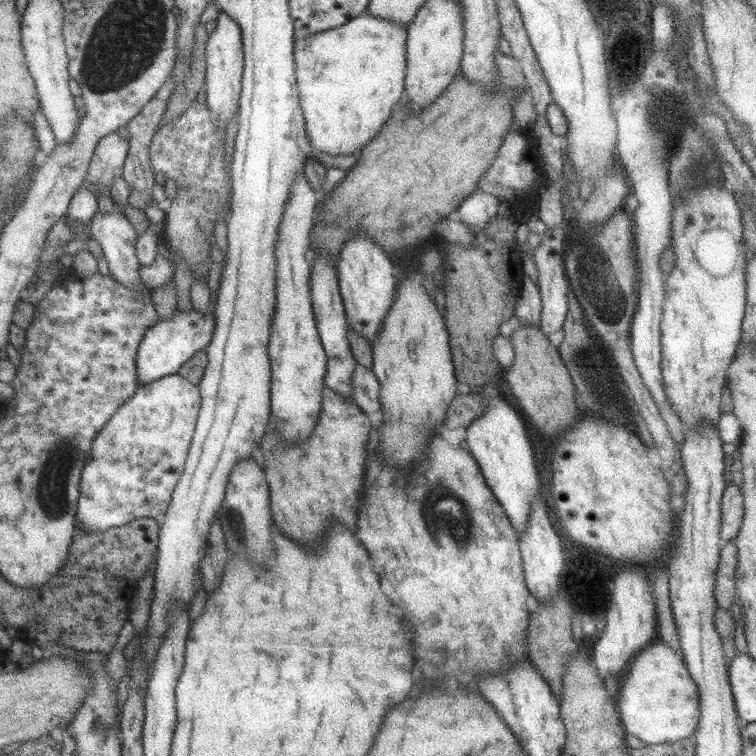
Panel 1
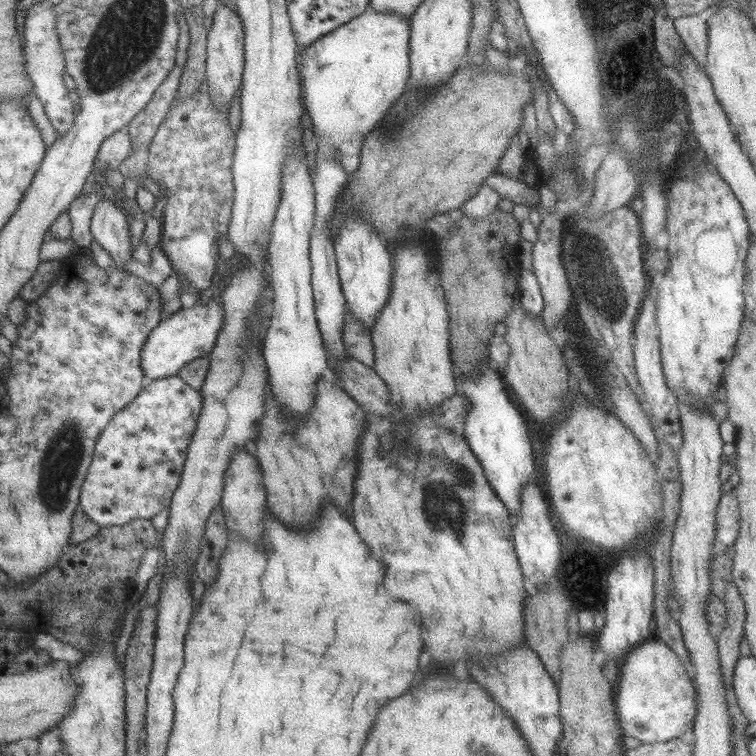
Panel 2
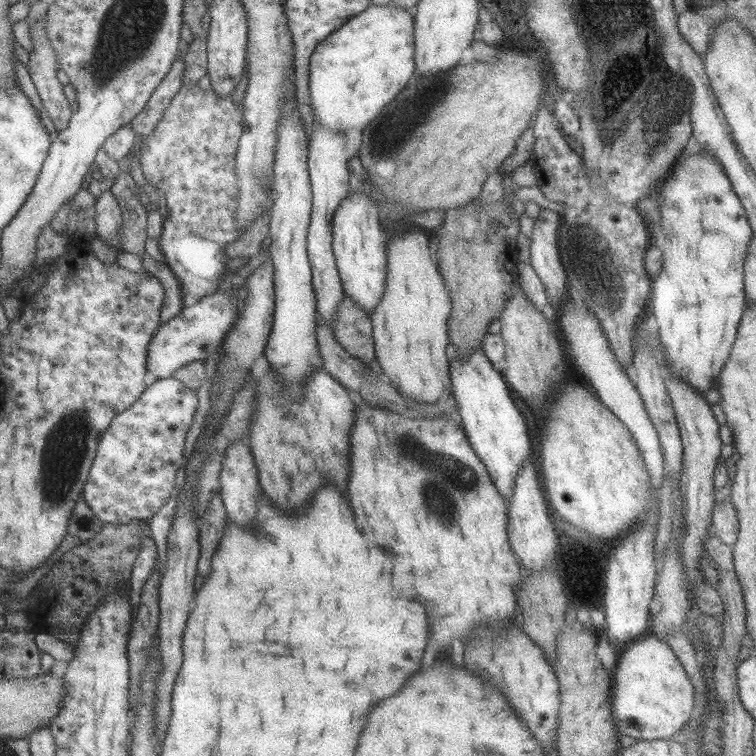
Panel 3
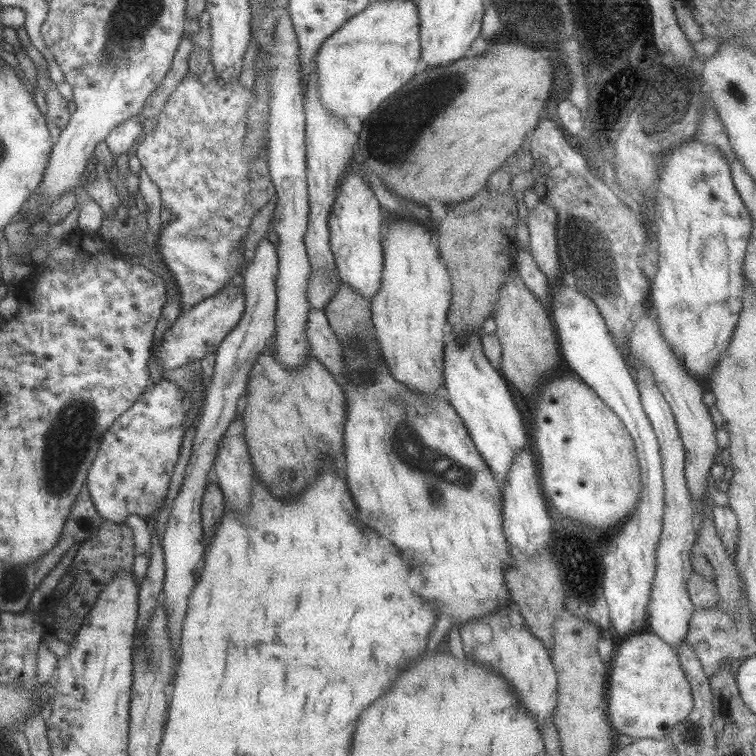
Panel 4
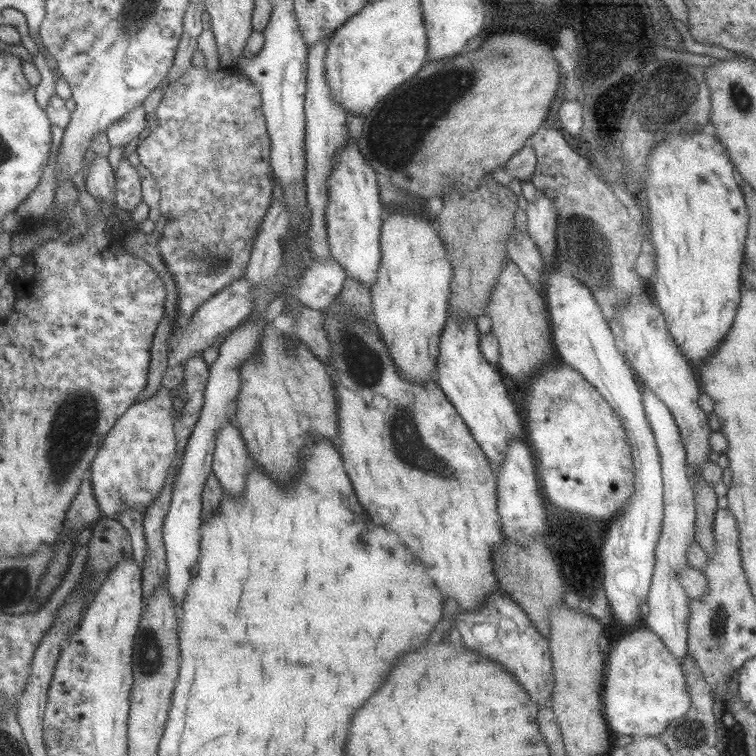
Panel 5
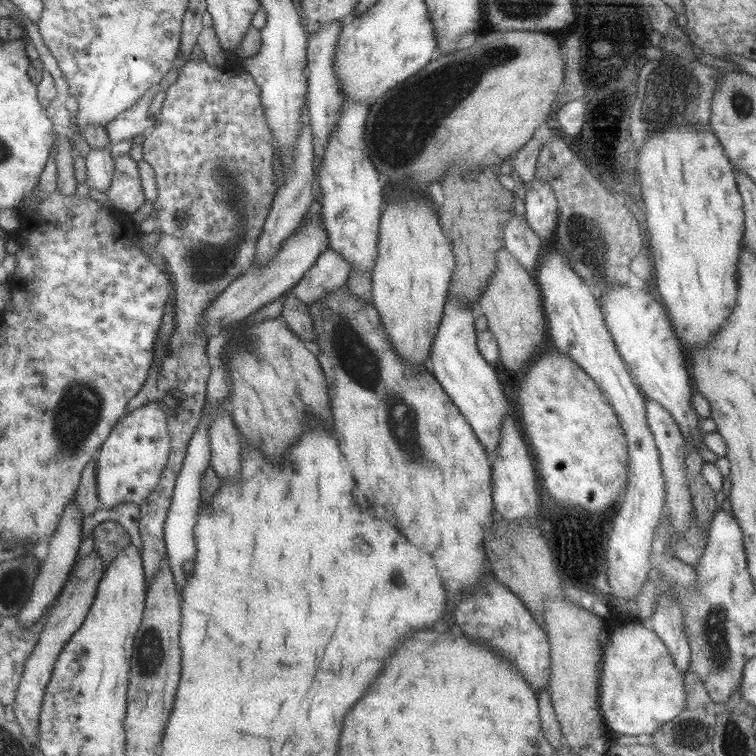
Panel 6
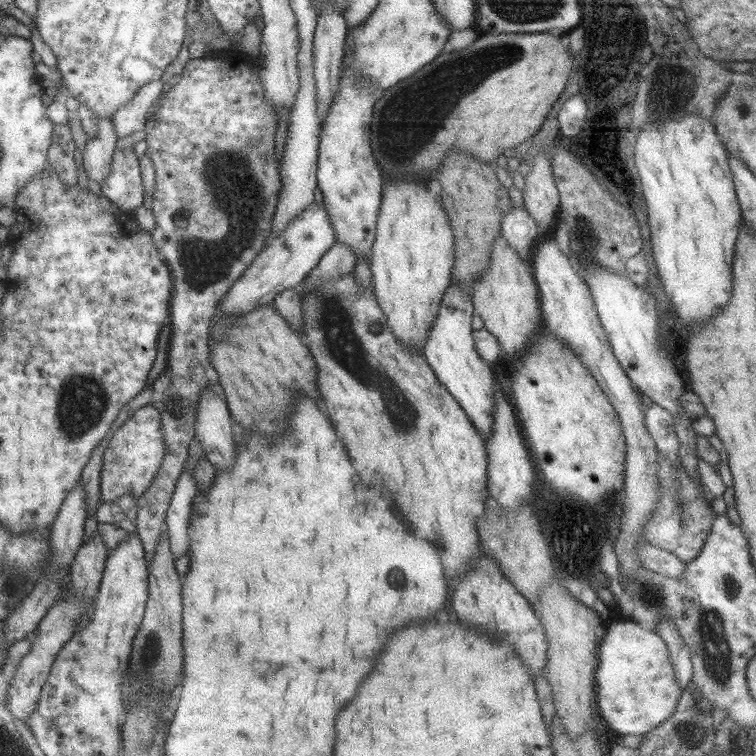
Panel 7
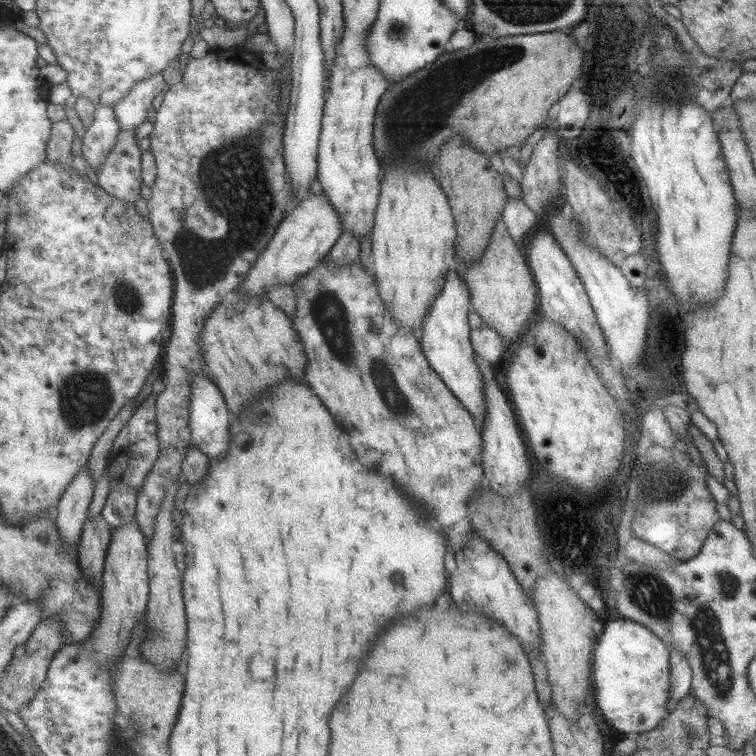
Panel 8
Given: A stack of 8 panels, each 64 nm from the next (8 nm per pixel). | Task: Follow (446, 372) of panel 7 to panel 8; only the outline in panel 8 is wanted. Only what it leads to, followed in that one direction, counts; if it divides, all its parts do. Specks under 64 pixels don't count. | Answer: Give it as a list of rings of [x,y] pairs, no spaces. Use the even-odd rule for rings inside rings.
[[[453,268],[447,271],[445,282],[440,293],[433,301],[428,314],[422,320],[420,330],[420,349],[429,367],[437,374],[437,377],[445,384],[445,387],[453,394],[473,421],[479,426],[485,421],[486,402],[483,396],[483,380],[481,372],[475,364],[475,355],[470,341],[470,328],[468,316],[470,313],[470,294],[460,277]]]

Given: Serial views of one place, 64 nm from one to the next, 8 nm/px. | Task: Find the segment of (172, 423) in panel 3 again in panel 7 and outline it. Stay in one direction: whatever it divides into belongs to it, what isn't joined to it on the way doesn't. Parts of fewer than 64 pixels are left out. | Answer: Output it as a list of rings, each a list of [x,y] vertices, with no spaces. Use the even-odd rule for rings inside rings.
[[[147,404],[134,410],[131,418],[117,430],[107,441],[103,451],[100,466],[99,491],[100,503],[115,501],[115,499],[129,495],[137,499],[149,488],[165,454],[165,443],[161,434],[161,416],[152,405]]]

